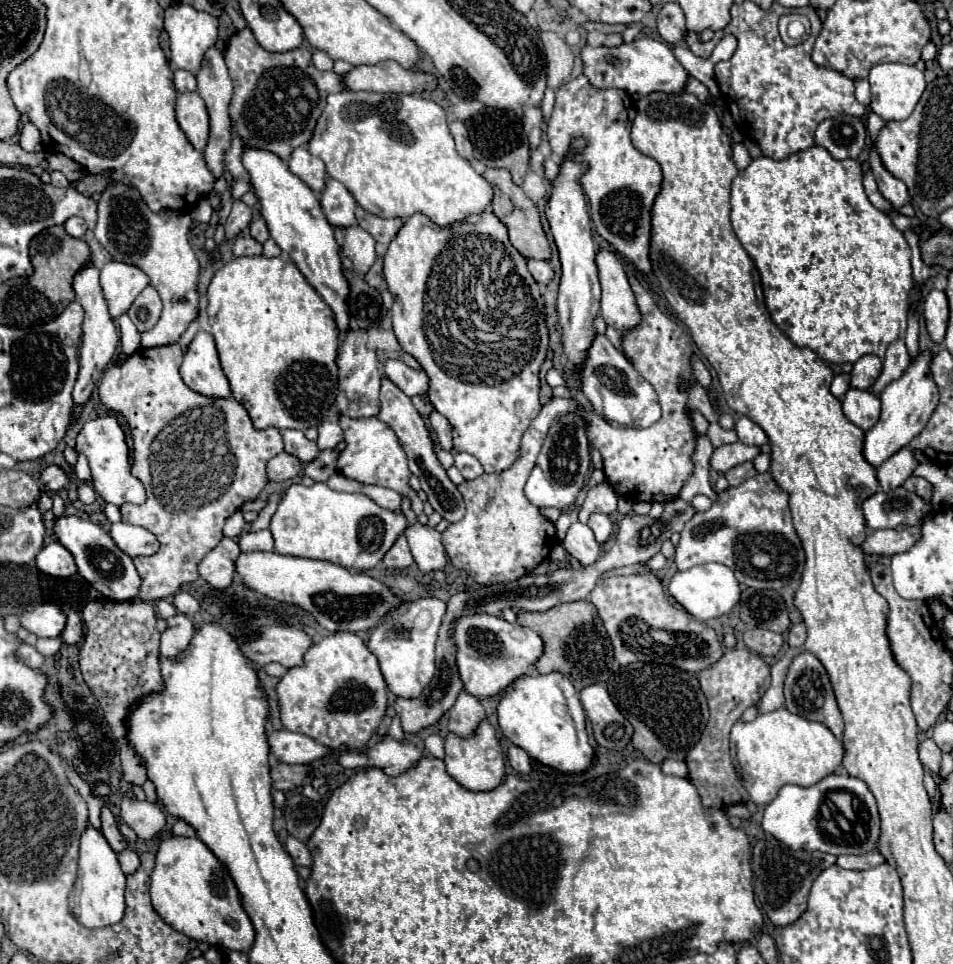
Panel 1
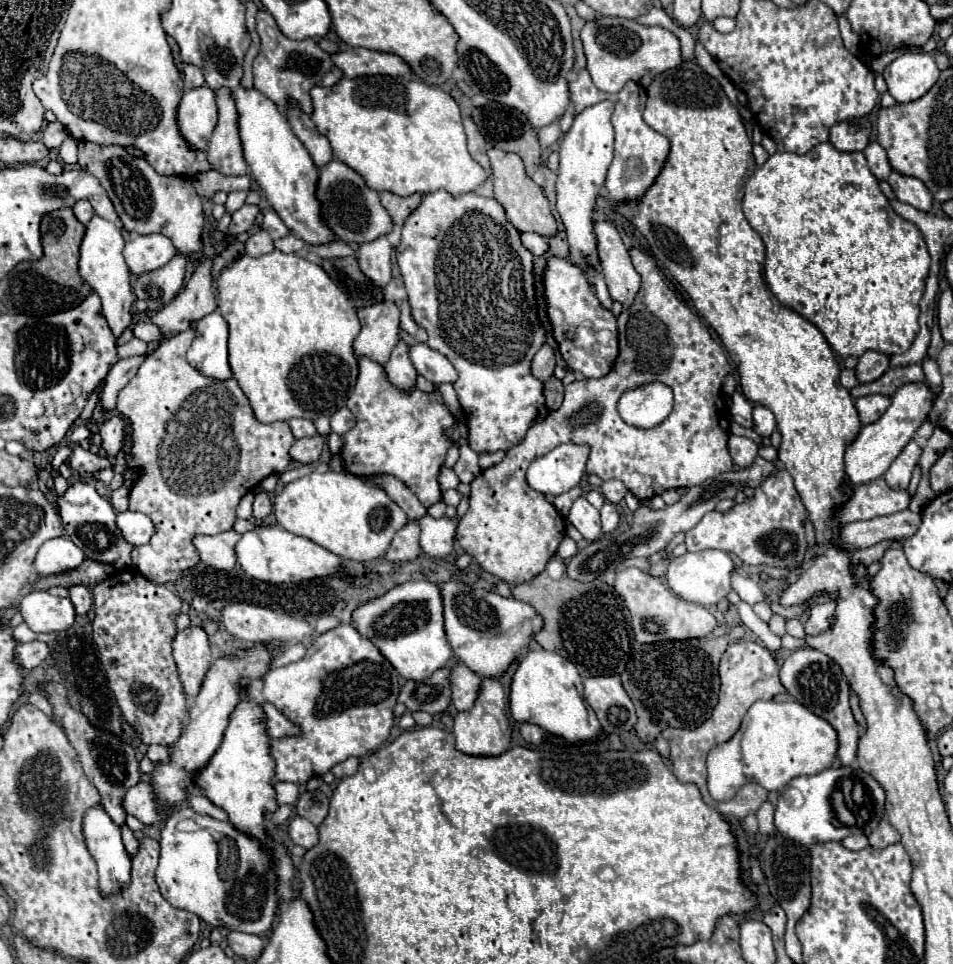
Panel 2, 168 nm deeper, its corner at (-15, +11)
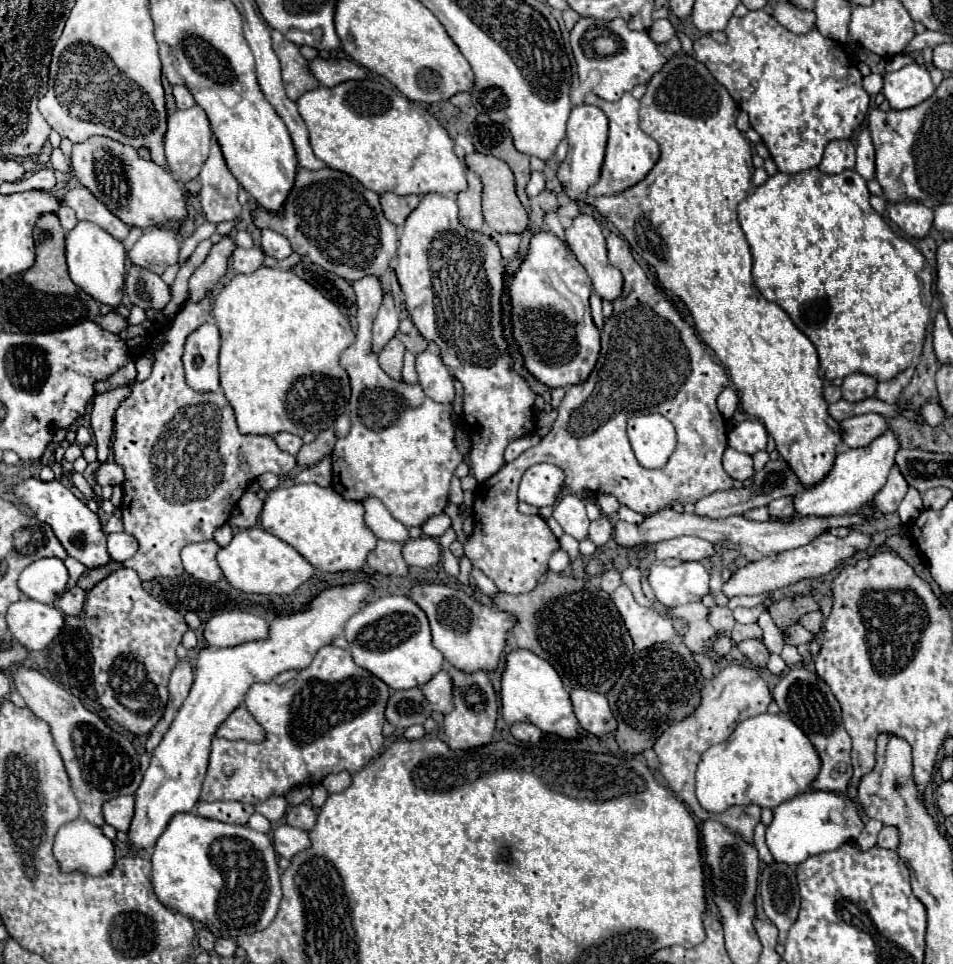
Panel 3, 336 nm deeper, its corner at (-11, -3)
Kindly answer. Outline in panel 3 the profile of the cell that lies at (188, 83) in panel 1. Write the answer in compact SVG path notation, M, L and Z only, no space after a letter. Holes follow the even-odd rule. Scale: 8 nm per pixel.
M173 86L173 96L175 96L175 102L177 102L177 108L183 110L183 108L191 108L195 104L195 98L193 94L189 92L187 86Z

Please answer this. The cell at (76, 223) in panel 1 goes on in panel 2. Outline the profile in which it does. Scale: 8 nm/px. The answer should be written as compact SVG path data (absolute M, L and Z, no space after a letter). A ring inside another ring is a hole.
M79 200L79 202L75 202L75 206L73 206L73 214L75 214L75 218L77 218L81 224L87 224L87 222L91 220L91 216L93 216L93 208L91 208L91 204L89 204L87 200Z

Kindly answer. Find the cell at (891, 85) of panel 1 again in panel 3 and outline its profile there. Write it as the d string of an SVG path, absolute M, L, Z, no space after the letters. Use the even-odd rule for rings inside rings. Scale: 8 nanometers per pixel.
M919 64L903 66L901 70L885 74L883 78L883 94L893 110L913 108L935 92L929 72Z

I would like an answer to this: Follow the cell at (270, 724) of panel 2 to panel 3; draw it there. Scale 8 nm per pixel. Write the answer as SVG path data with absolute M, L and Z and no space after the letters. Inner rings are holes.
M239 706L217 730L219 738L227 738L227 740L245 740L245 742L253 742L259 744L265 740L265 730L261 728L261 724L257 724L257 720L249 714L249 710L245 706Z

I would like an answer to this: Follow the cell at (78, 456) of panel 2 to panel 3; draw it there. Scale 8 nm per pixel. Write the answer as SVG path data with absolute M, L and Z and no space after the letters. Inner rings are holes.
M103 462L99 464L99 468L95 470L95 482L99 486L115 486L123 482L123 470L115 464L115 462Z

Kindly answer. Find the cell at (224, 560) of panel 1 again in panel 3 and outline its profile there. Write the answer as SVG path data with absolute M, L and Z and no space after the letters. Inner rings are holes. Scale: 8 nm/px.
M215 540L185 546L181 550L181 560L183 560L185 572L203 582L219 582L223 576L219 564L217 564L219 550L221 550L221 546Z

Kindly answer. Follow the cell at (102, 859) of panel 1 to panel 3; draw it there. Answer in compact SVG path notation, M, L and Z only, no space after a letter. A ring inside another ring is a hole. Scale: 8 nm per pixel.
M73 820L59 828L55 838L53 854L61 866L63 872L83 872L89 876L107 876L115 866L115 848L113 842L101 832L99 826L87 822L87 820Z

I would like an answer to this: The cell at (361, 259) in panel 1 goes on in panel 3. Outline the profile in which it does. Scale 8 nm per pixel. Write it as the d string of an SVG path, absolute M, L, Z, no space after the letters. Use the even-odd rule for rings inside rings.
M365 276L353 282L357 294L357 340L349 346L343 356L341 364L351 378L351 400L349 400L349 418L351 418L351 432L345 438L339 438L335 444L332 456L333 481L332 487L347 500L365 500L367 496L379 498L393 518L403 522L405 526L421 526L427 518L441 514L447 496L449 496L449 482L463 456L455 448L455 428L451 424L449 412L451 404L439 404L431 400L421 386L409 386L405 382L391 380L377 362L377 356L371 352L371 324L377 316L381 300L385 296L385 286L379 276Z

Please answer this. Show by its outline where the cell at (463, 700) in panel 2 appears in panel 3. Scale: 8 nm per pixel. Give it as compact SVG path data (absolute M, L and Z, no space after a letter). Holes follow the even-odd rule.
M441 670L433 680L421 686L423 694L427 696L431 708L441 714L453 712L453 678L445 670Z

